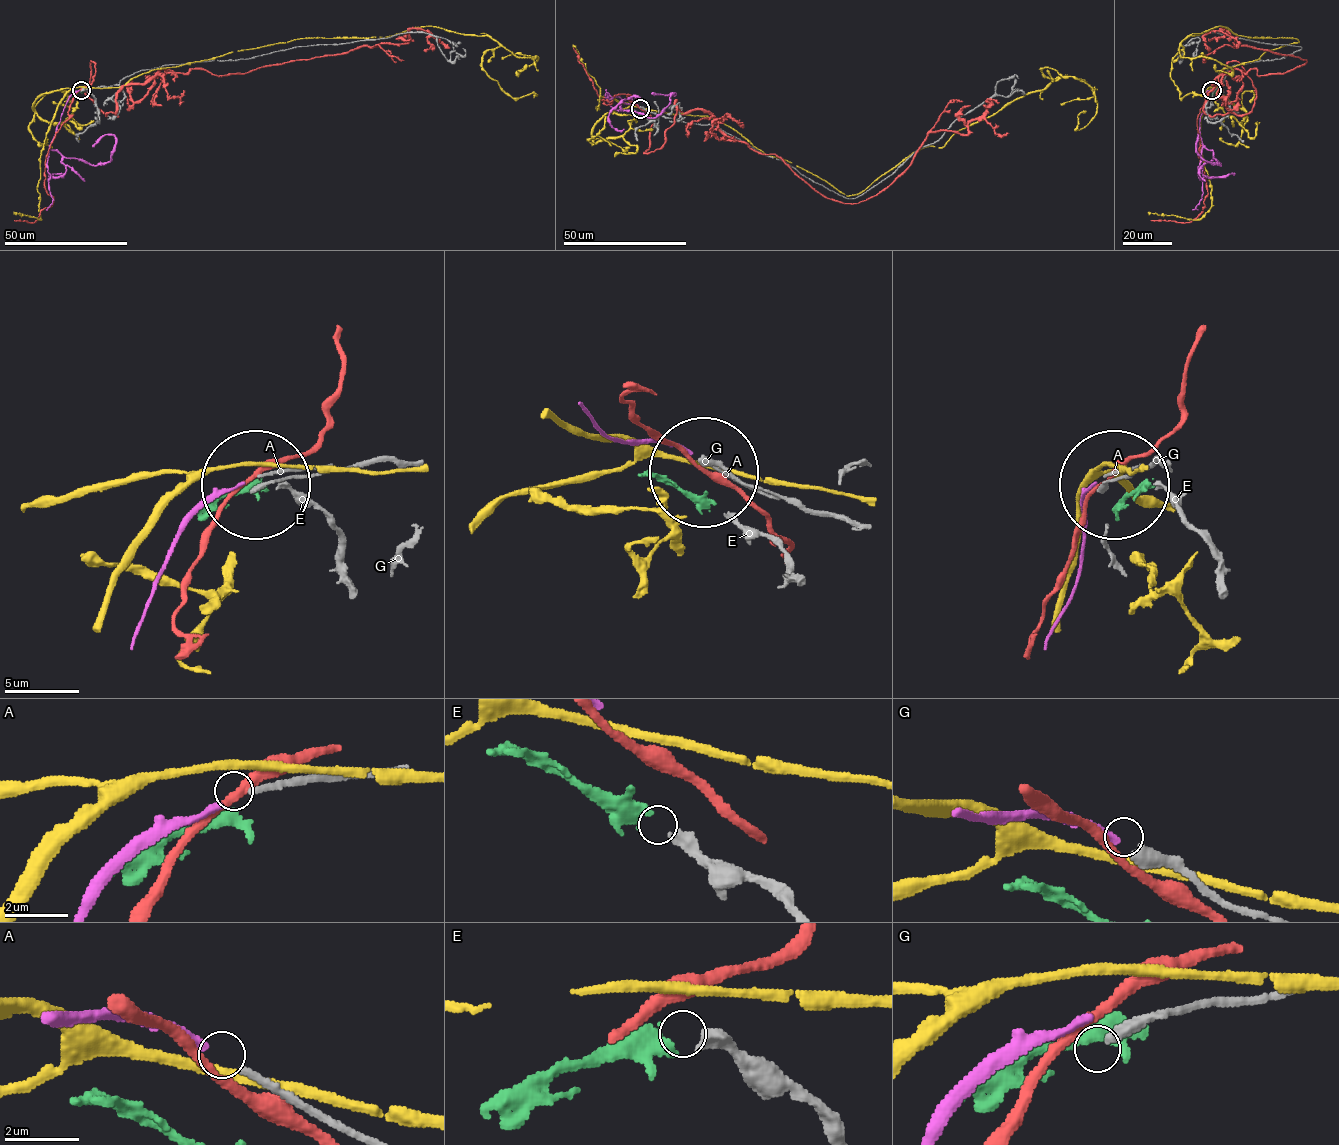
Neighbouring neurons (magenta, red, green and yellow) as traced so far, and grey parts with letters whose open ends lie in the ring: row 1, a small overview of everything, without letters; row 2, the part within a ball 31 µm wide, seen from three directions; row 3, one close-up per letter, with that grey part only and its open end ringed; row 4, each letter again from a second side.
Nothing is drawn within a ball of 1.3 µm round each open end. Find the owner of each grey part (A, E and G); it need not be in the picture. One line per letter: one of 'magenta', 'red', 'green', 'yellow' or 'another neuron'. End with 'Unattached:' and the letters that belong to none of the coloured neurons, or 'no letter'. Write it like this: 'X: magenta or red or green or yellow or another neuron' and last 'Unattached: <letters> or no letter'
A: magenta
E: green
G: another neuron
Unattached: G

